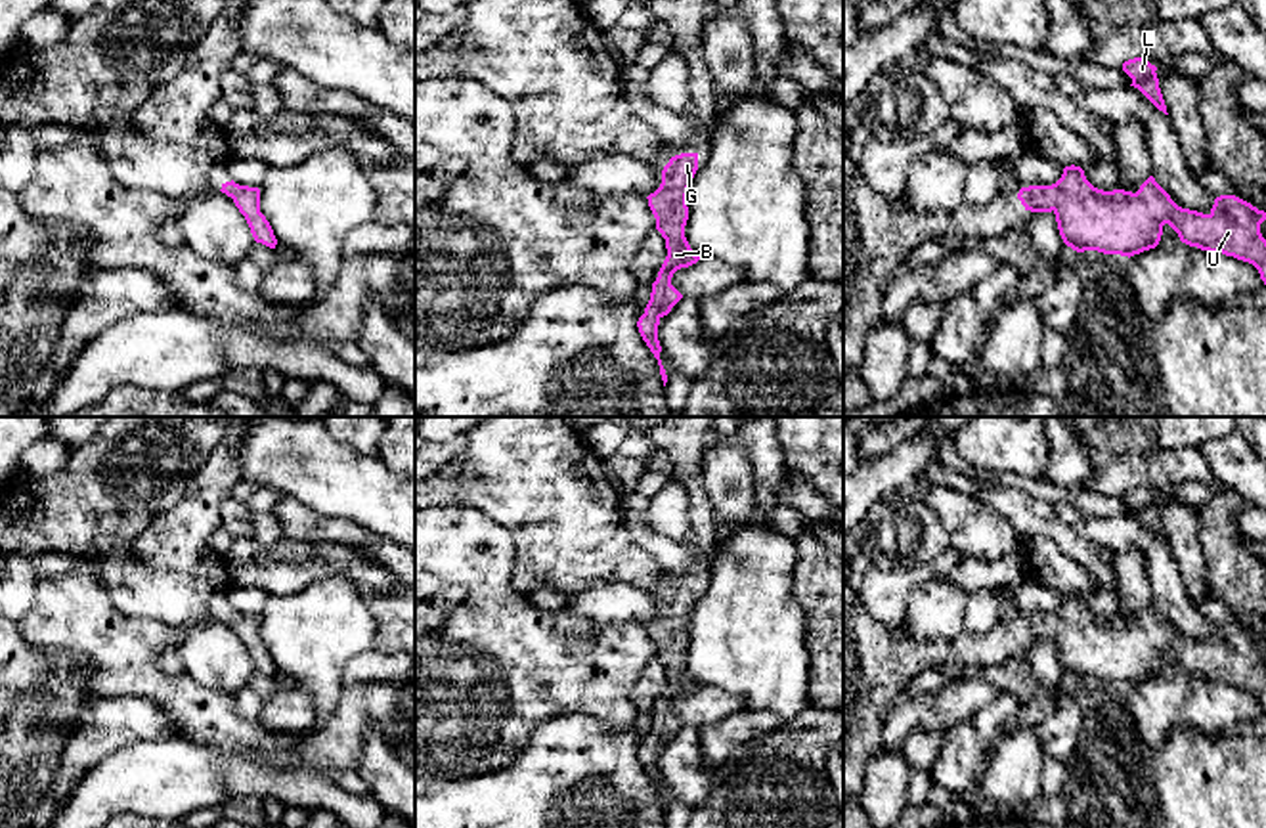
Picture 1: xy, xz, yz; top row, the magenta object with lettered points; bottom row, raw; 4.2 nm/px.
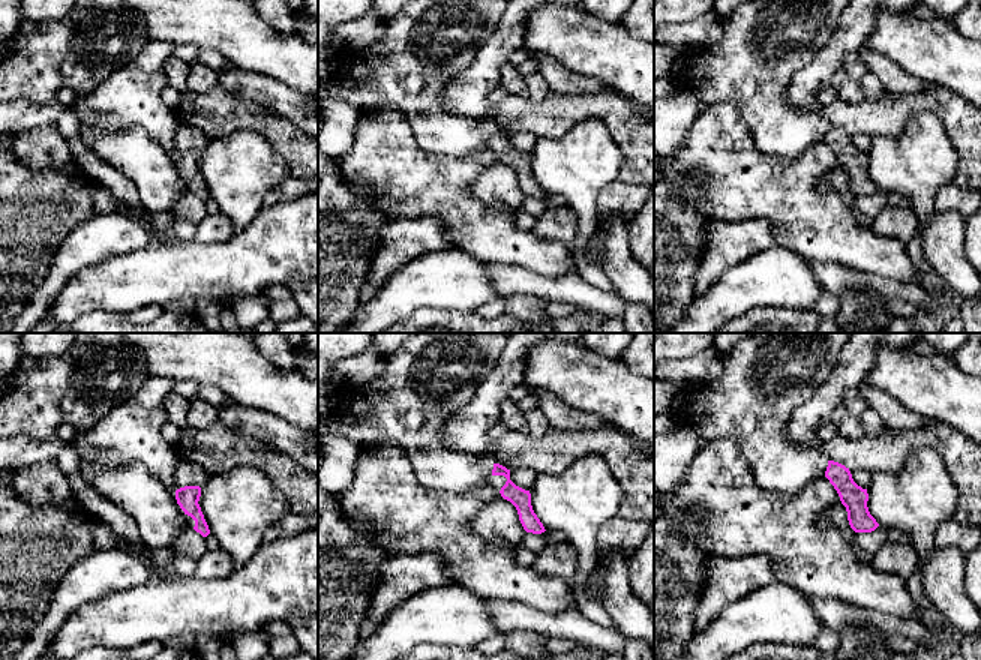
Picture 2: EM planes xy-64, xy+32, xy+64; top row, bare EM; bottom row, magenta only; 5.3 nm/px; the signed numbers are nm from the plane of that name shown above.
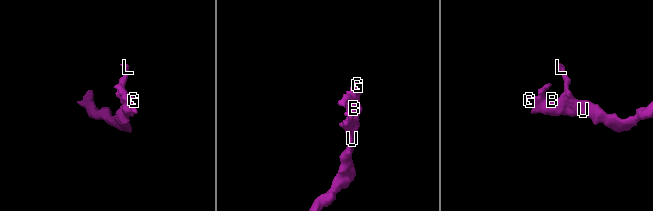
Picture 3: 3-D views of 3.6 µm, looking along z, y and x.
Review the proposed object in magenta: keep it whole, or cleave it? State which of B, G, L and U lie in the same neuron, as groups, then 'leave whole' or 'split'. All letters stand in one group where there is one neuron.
B G L U; leave whole

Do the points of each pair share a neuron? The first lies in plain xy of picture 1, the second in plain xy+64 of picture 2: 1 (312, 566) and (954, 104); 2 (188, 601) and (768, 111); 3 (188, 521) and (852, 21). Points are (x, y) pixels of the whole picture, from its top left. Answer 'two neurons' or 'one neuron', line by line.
1: one neuron
2: one neuron
3: one neuron

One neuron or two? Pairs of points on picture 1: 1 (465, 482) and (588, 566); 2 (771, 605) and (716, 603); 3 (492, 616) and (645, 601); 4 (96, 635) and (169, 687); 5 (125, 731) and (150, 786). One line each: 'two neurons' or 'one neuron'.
1: one neuron
2: one neuron
3: two neurons
4: one neuron
5: two neurons

